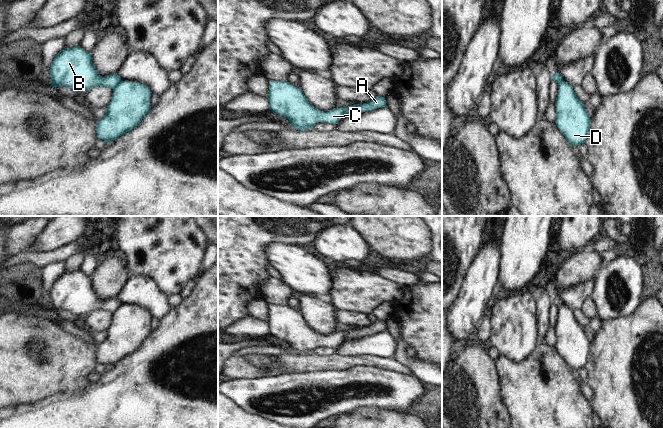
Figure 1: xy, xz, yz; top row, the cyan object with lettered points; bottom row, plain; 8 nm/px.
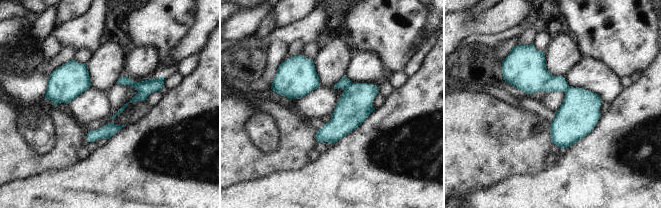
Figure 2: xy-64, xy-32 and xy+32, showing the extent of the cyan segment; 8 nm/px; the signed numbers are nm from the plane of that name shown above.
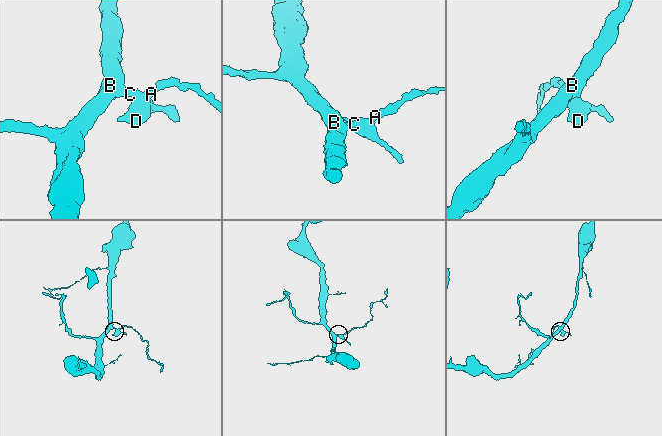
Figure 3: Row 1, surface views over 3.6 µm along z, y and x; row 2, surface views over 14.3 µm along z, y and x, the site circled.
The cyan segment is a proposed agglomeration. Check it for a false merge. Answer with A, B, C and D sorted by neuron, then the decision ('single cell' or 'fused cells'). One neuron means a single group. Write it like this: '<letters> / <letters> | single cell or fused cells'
A D / B C | fused cells

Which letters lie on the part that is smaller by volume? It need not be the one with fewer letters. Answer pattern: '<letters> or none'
A, D

